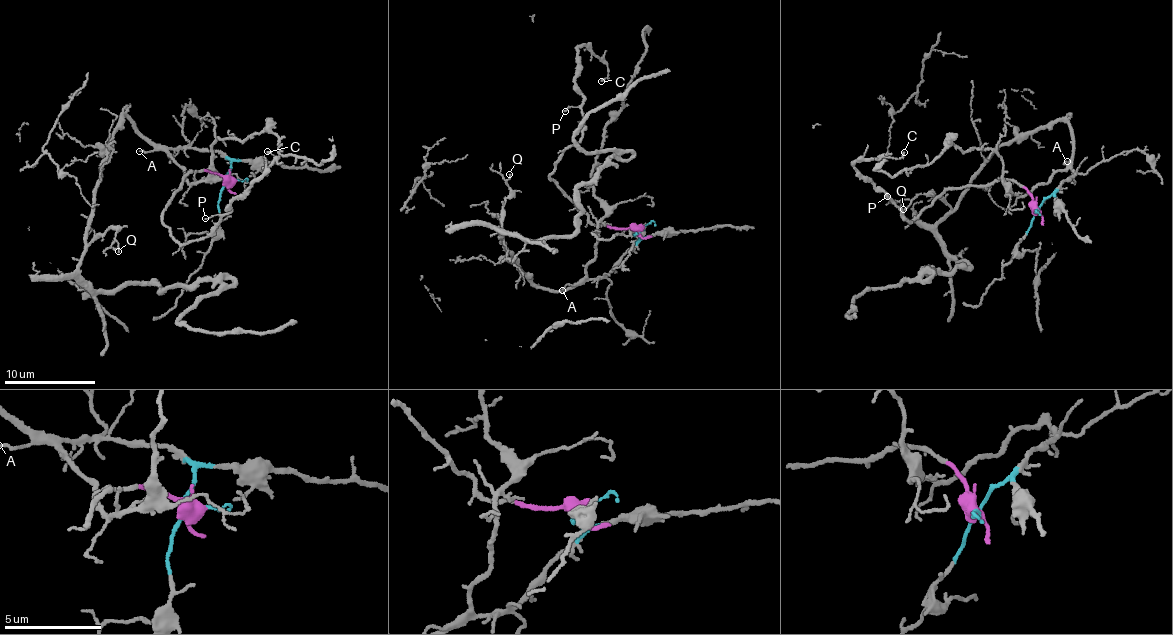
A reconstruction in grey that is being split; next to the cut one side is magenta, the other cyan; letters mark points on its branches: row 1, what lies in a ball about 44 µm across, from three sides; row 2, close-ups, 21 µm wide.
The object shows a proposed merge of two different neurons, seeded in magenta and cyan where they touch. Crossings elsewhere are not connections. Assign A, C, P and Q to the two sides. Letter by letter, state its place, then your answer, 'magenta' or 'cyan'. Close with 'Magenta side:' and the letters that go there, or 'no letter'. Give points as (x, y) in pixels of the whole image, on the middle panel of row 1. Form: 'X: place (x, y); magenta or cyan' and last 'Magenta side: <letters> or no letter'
A: place (562, 290); cyan
C: place (601, 81); magenta
P: place (565, 111); magenta
Q: place (509, 174); cyan
Magenta side: C, P

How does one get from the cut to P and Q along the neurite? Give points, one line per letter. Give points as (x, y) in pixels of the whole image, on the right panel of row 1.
P: (1036, 210), (1028, 191), (1012, 180), (1000, 179), (989, 186), (952, 187), (911, 223), (887, 197)
Q: (1036, 210), (1074, 175), (1066, 167), (1075, 143), (1061, 121), (996, 150), (954, 206), (930, 193), (903, 209)

